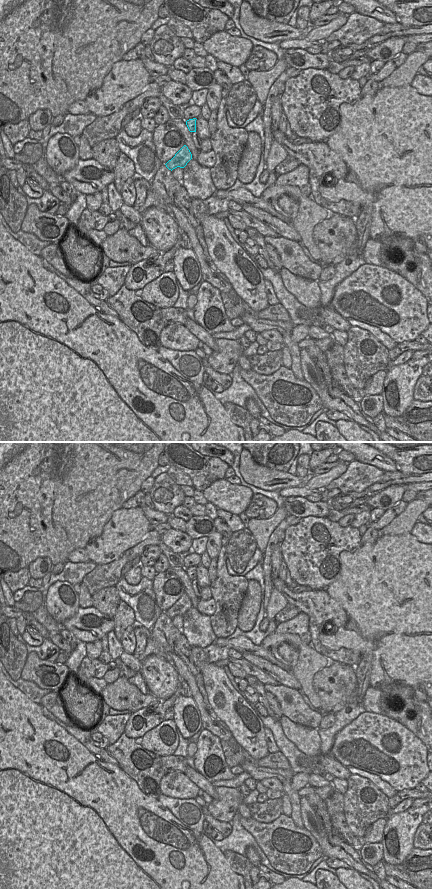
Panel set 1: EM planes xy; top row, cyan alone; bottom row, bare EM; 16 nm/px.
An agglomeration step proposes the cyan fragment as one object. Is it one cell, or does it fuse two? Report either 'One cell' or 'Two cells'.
One cell

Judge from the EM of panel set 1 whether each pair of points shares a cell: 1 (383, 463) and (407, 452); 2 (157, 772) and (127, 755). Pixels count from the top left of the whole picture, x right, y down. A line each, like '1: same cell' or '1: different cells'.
1: different cells
2: same cell

